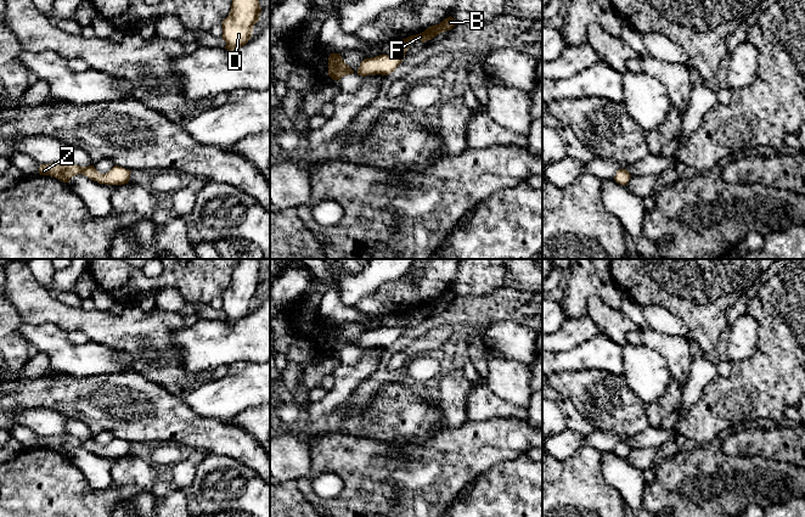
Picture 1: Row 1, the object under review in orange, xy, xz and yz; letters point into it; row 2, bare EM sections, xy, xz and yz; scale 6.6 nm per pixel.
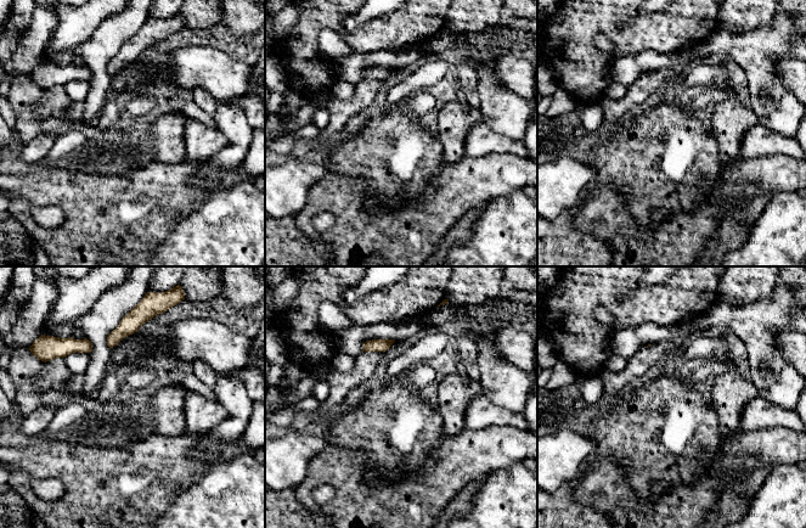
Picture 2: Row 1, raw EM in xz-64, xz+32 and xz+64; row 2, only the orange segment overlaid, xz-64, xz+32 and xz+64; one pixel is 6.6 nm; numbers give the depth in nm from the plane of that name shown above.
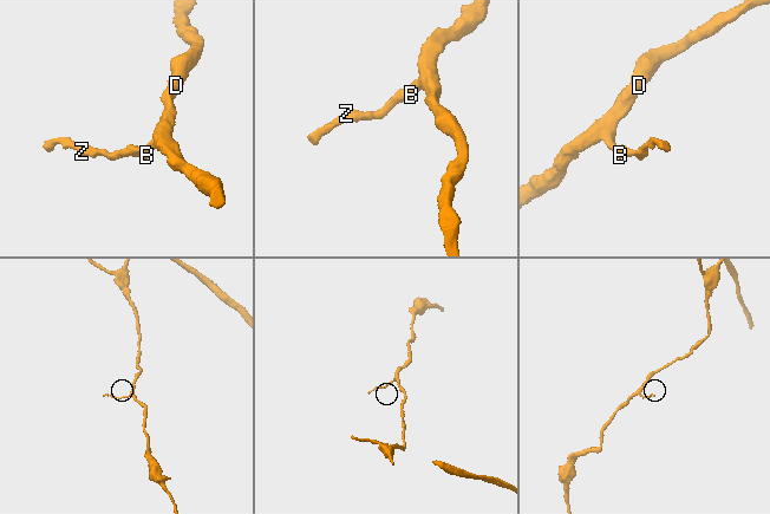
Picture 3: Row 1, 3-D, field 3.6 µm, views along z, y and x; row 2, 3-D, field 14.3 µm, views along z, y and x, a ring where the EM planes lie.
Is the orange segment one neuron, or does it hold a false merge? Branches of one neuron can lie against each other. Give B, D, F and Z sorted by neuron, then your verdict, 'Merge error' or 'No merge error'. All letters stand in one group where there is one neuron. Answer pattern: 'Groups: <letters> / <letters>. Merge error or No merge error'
Groups: B D F Z. No merge error

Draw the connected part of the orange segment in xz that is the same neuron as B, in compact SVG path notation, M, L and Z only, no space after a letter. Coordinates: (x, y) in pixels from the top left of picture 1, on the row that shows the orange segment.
M450 16L445 18L439 24L427 28L424 32L411 35L402 39L399 44L399 51L393 55L379 55L377 57L365 58L361 61L358 69L358 75L388 75L396 69L396 67L402 62L405 52L415 40L421 40L422 43L433 39L438 34L450 30L456 26L456 21Z

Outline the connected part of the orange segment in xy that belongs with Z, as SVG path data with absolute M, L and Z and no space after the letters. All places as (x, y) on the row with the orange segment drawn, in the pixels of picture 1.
M68 161L62 163L40 164L39 174L50 175L63 182L78 174L83 174L89 179L106 185L124 185L129 182L131 170L114 165L108 173L100 174L94 165L79 167Z

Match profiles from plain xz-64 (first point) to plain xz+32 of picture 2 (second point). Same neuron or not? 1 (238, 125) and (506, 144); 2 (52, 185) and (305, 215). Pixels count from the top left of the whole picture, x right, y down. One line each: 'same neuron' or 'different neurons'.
1: different neurons
2: same neuron

